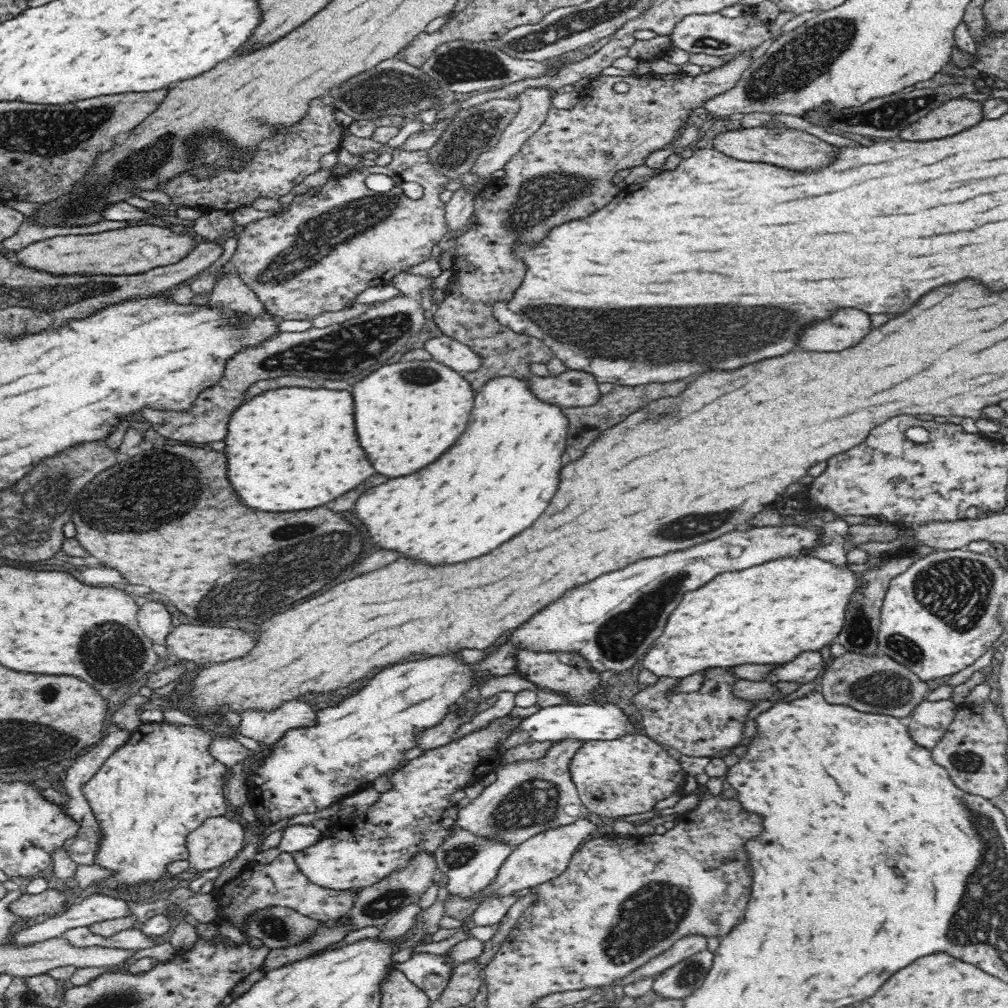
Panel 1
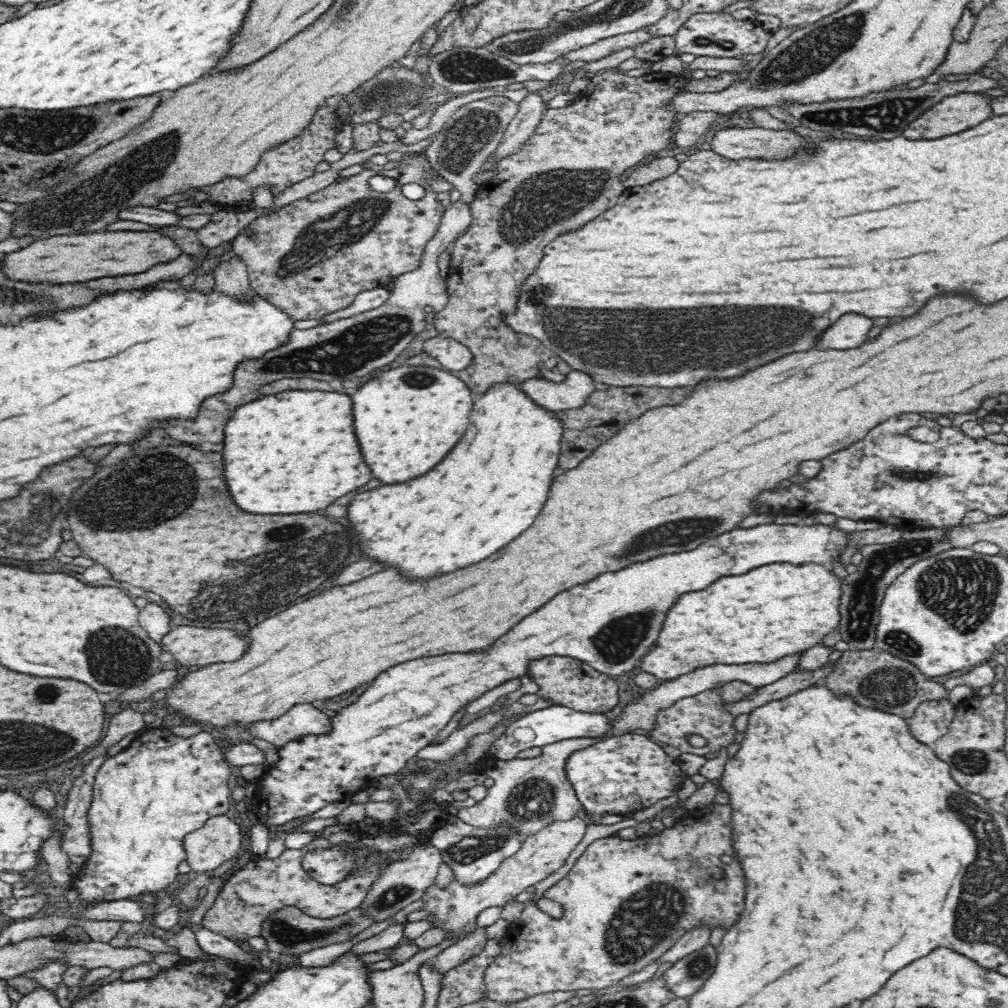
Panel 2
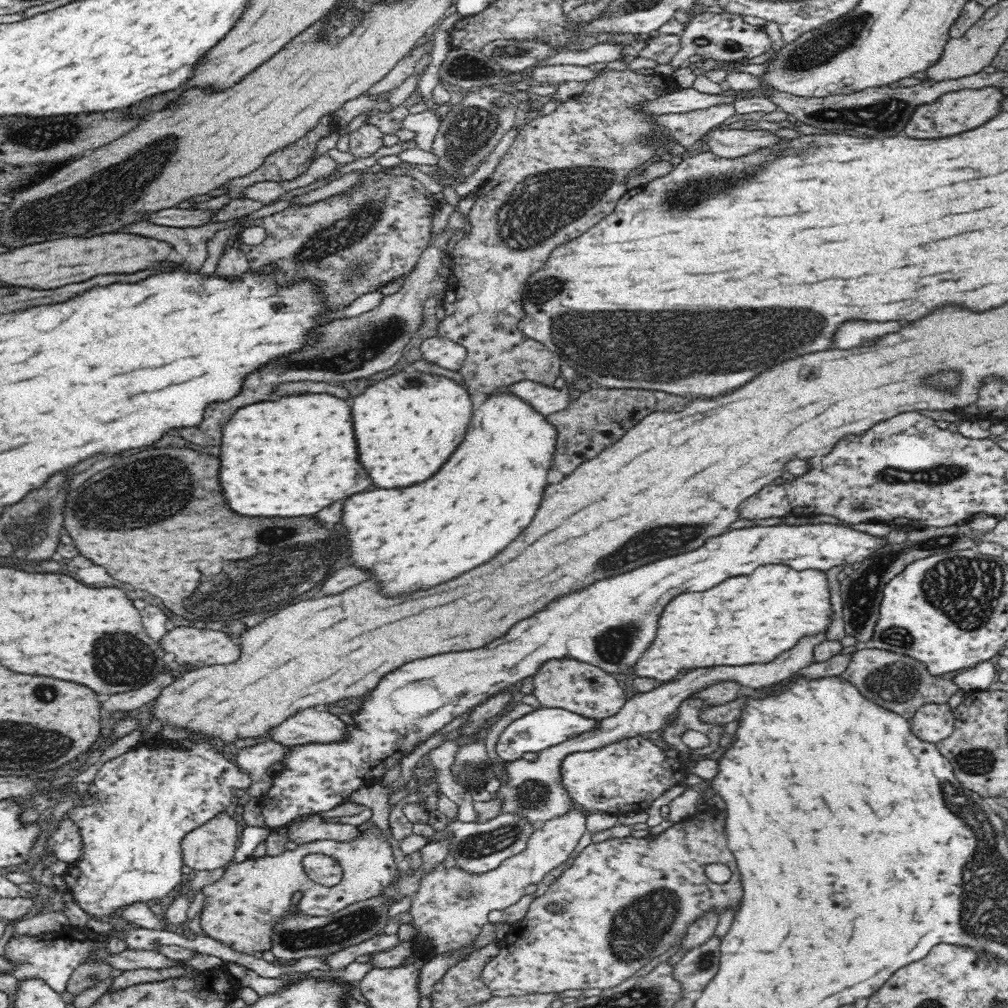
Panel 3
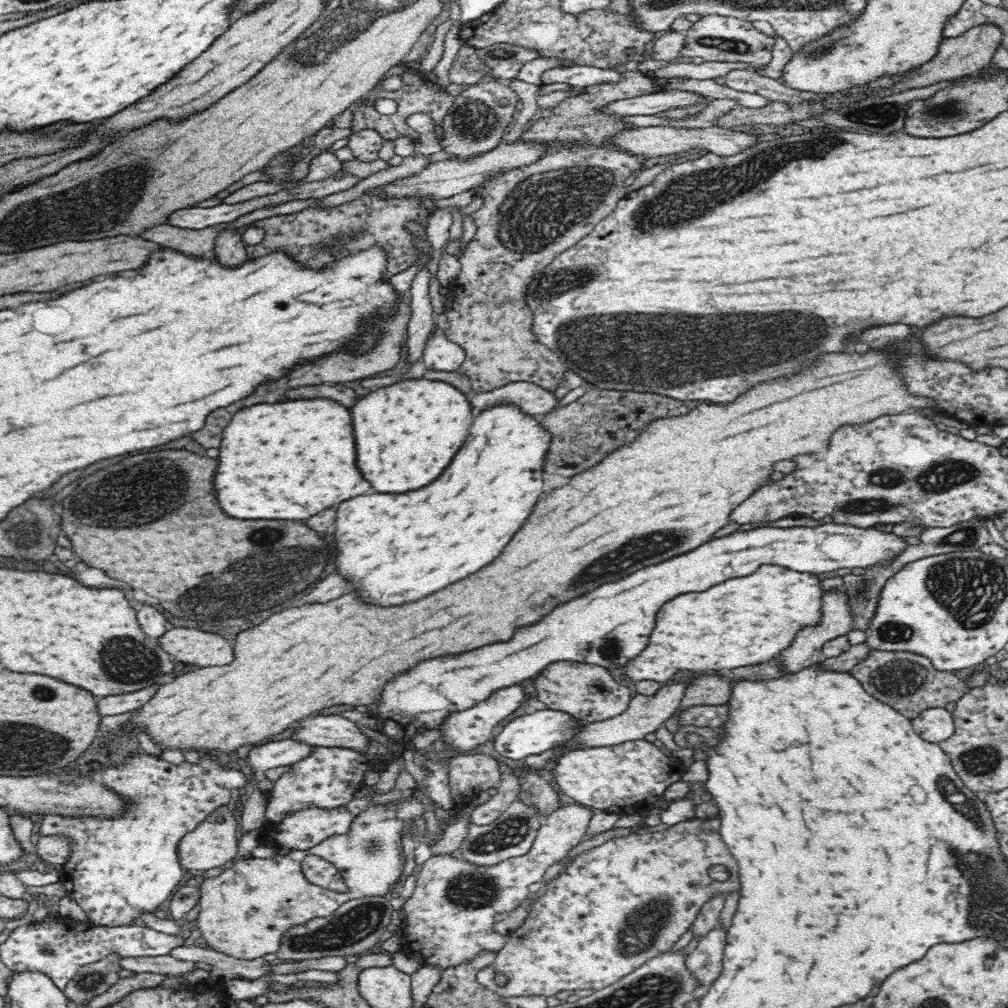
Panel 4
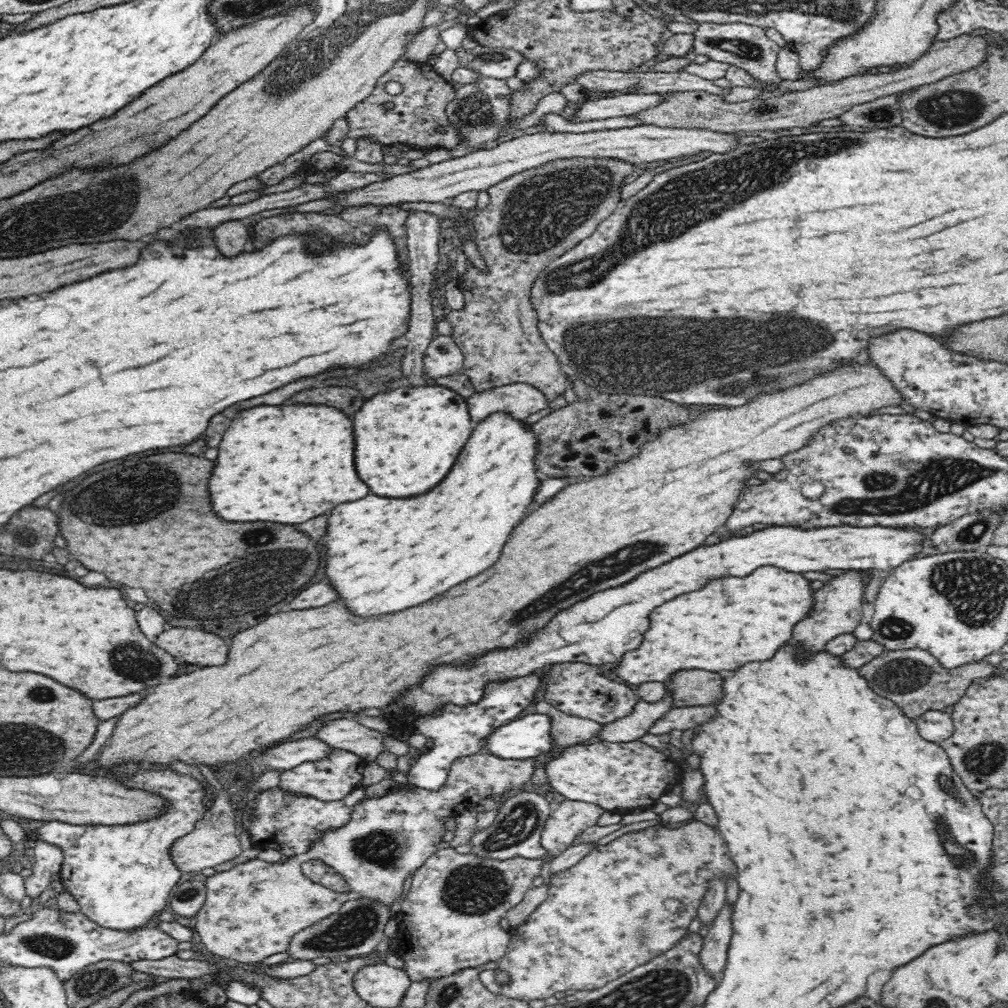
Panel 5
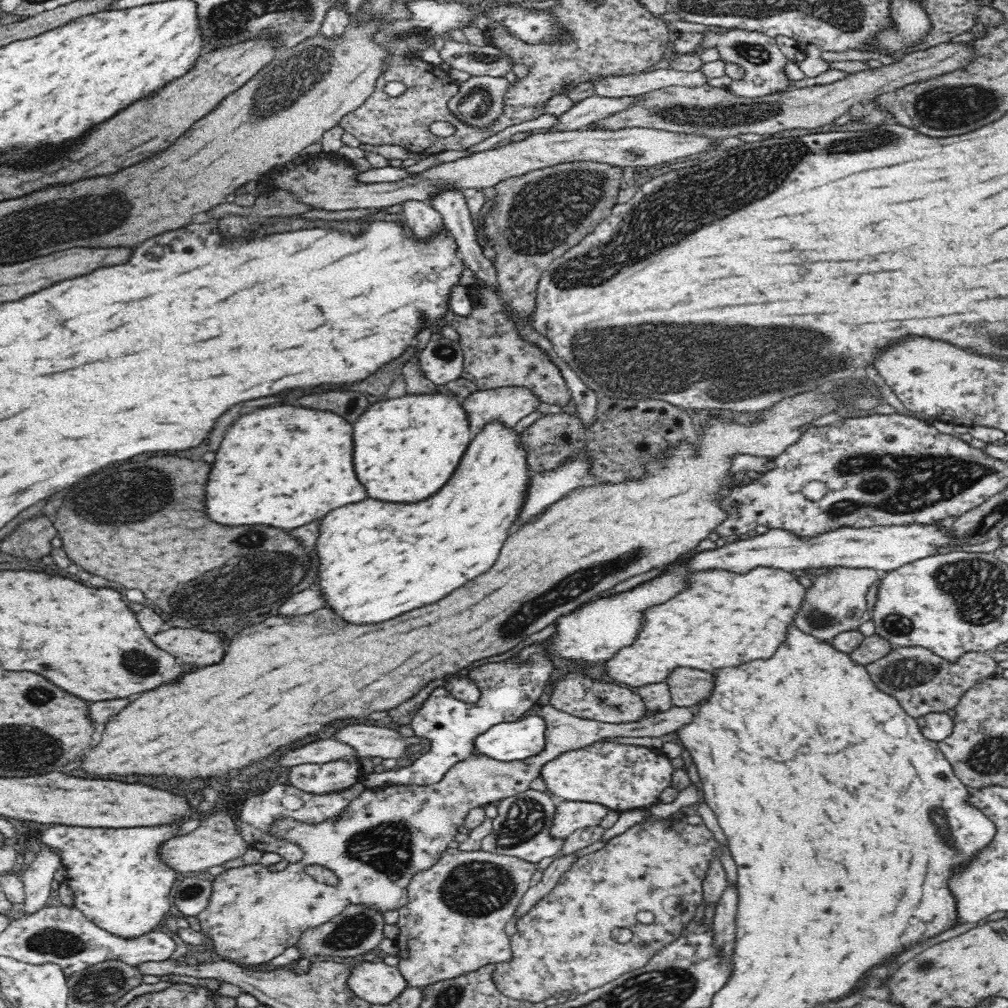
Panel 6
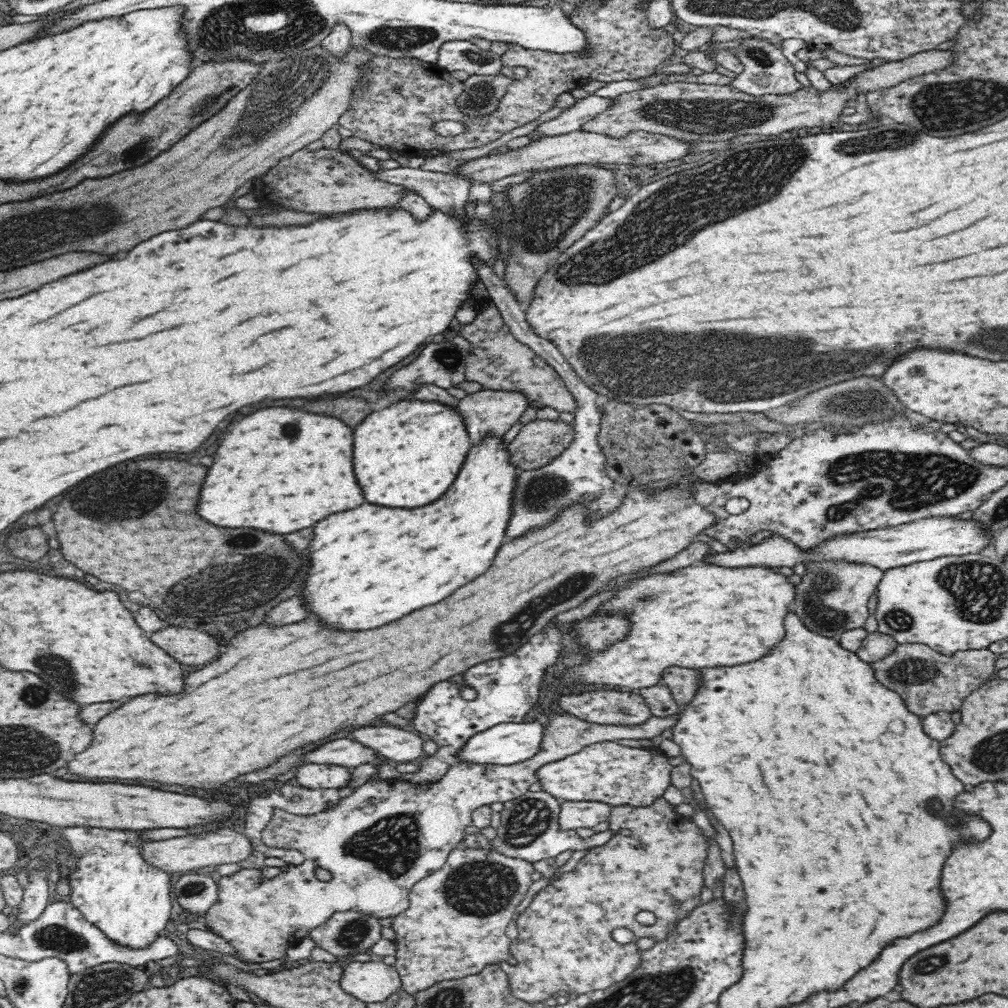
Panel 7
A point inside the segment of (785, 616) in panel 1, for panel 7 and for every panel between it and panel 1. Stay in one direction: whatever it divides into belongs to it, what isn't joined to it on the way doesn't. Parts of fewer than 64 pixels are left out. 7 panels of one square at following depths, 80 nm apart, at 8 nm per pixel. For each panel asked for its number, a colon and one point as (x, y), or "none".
2: (777, 610)
3: (752, 619)
4: (744, 621)
5: (732, 621)
6: (724, 619)
7: (702, 616)

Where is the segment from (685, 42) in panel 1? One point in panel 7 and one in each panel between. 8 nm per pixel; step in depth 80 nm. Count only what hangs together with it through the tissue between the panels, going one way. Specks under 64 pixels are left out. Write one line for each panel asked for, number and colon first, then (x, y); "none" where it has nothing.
2: (719, 34)
3: (725, 36)
4: (713, 37)
5: (746, 46)
6: (757, 53)
7: (766, 71)

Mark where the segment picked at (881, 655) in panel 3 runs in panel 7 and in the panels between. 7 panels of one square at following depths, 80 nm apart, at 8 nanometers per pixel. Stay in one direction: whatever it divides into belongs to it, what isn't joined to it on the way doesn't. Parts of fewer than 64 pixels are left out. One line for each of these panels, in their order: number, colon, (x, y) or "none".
4: (908, 682)
5: (913, 679)
6: (922, 683)
7: (928, 682)

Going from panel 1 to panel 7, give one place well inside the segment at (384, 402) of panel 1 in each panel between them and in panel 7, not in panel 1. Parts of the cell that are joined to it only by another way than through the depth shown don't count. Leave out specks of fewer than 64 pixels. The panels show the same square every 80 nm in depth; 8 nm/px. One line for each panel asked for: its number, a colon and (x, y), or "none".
2: (407, 419)
3: (407, 425)
4: (406, 434)
5: (407, 440)
6: (405, 449)
7: (407, 455)

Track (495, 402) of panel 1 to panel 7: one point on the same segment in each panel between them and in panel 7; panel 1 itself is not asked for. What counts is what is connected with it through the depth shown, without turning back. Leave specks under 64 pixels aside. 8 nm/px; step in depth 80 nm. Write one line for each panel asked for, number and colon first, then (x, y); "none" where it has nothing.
2: (488, 490)
3: (409, 538)
4: (396, 549)
5: (384, 555)
6: (377, 560)
7: (372, 565)

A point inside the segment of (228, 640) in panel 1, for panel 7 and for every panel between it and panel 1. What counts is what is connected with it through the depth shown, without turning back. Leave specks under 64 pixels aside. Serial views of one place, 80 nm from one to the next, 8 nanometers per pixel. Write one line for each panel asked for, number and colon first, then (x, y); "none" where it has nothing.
2: (192, 646)
3: (201, 648)
4: (187, 645)
5: (190, 646)
6: (189, 646)
7: (187, 646)

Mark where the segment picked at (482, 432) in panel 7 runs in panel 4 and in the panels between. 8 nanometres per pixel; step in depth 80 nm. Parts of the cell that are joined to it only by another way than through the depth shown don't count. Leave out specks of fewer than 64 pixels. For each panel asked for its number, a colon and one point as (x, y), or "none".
4: (533, 399)
5: (520, 399)
6: (509, 405)

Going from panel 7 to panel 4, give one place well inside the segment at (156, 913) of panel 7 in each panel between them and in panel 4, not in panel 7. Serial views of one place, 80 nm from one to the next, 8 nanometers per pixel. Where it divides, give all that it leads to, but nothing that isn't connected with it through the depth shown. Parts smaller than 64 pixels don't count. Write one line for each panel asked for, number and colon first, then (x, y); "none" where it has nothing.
4: (121, 866)
5: (121, 875)
6: (119, 881)

